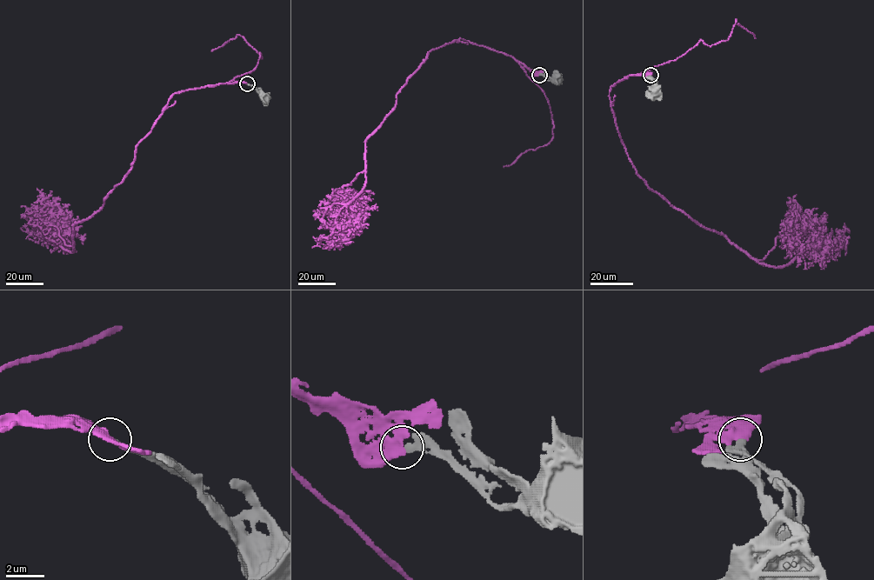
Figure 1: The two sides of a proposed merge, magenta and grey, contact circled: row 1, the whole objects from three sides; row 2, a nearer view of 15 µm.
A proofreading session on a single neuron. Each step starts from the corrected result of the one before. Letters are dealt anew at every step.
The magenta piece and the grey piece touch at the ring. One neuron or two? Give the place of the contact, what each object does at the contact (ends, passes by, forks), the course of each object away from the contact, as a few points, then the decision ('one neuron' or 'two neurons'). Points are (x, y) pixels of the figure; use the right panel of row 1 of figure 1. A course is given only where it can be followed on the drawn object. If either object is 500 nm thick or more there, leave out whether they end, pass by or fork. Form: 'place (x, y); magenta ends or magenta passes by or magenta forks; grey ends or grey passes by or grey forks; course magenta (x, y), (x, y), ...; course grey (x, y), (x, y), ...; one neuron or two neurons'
place (650, 75); magenta ends; grey ends; course magenta (650, 76), (624, 77), (610, 99), (636, 172), (670, 204), (772, 266), (836, 255), (850, 231); course grey (650, 76), (656, 90); one neuron

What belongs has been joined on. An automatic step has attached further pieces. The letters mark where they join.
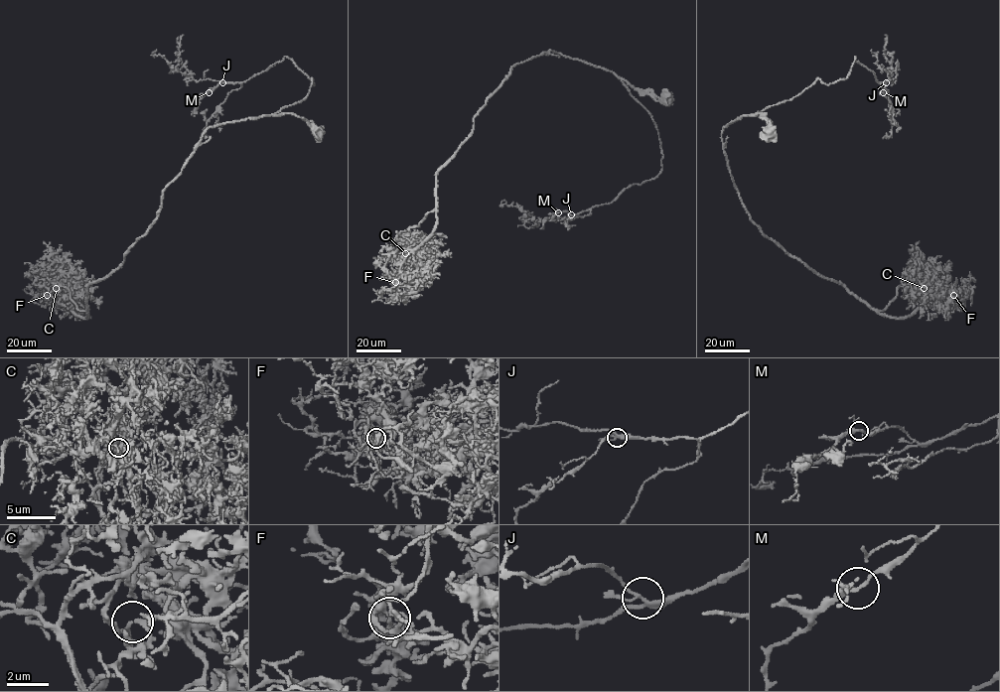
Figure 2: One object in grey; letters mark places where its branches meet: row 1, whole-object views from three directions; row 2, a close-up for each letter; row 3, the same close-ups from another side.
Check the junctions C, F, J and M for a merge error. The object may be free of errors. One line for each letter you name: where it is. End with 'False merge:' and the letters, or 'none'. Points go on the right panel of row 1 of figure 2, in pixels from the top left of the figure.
False merge: none

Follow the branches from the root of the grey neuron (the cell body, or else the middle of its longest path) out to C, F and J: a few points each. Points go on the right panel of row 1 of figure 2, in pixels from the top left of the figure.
C: (771, 131), (767, 118), (755, 114), (722, 134), (730, 176), (760, 230), (881, 314), (909, 317), (925, 288)
F: (771, 131), (767, 118), (755, 114), (722, 134), (742, 205), (765, 235), (881, 314), (905, 318), (953, 295)
J: (771, 131), (762, 114), (750, 115), (791, 99), (818, 78), (827, 84), (845, 78), (855, 57), (886, 82)

